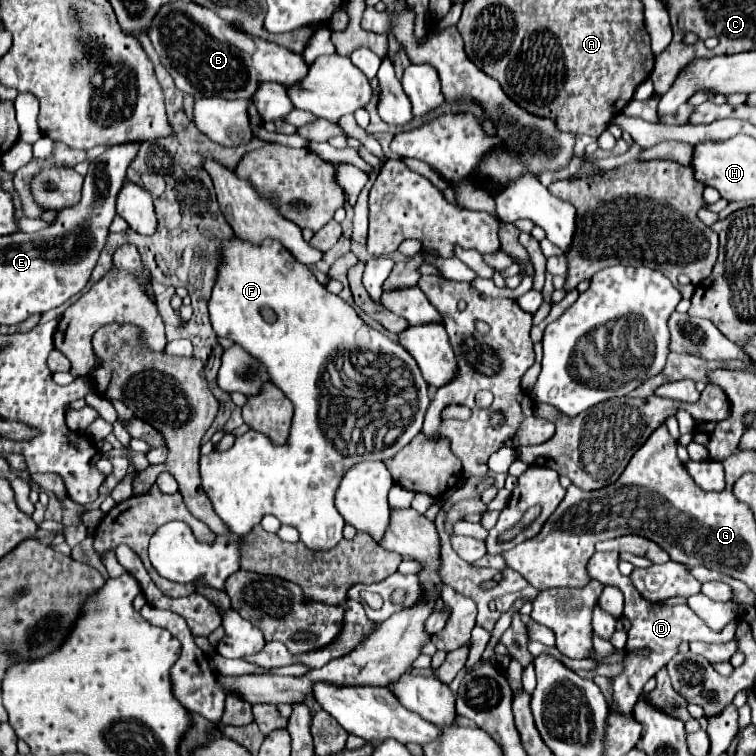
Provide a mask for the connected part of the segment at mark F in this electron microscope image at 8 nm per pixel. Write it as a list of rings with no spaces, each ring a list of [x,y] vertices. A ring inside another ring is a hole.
[[[240,239],[226,241],[222,249],[222,267],[218,267],[218,281],[208,311],[216,335],[232,339],[246,353],[258,359],[258,363],[266,367],[272,385],[294,403],[294,419],[284,445],[276,445],[270,437],[250,429],[236,437],[236,443],[228,451],[212,451],[198,461],[202,487],[212,501],[214,511],[226,525],[230,525],[234,537],[216,537],[212,545],[200,543],[194,539],[186,523],[172,521],[162,525],[150,539],[150,561],[162,577],[176,583],[192,583],[202,577],[200,585],[224,589],[224,581],[240,569],[236,545],[238,535],[248,533],[248,529],[258,525],[268,513],[278,517],[282,523],[296,527],[300,541],[306,547],[324,551],[332,549],[342,539],[344,529],[344,519],[334,507],[334,495],[342,475],[354,463],[386,461],[406,447],[422,429],[430,397],[428,383],[420,375],[414,357],[406,353],[400,343],[394,343],[384,333],[366,325],[344,299],[328,293],[326,287],[316,281],[312,271],[298,263],[278,241],[266,239],[260,245],[242,243]],[[264,309],[272,311],[272,321],[264,317]],[[328,365],[334,365],[334,369],[330,369],[332,373],[328,373]]]

